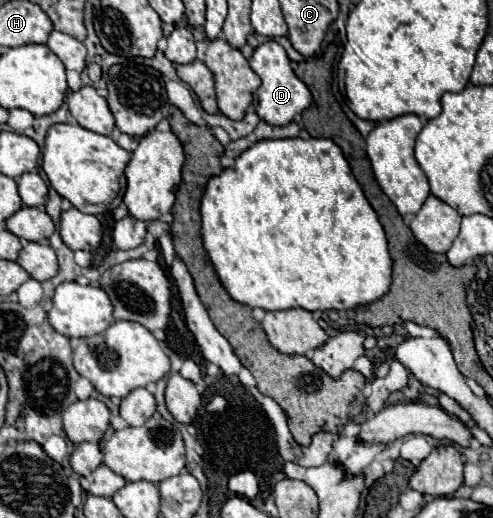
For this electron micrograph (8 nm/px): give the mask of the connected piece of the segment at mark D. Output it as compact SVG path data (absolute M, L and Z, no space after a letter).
M266 40L264 44L260 44L250 58L250 68L262 78L262 84L254 94L254 108L256 108L256 114L264 122L268 122L272 126L286 126L294 120L296 114L300 114L302 110L306 110L310 106L312 94L308 90L308 86L300 78L296 78L292 66L290 66L290 58L278 42Z

